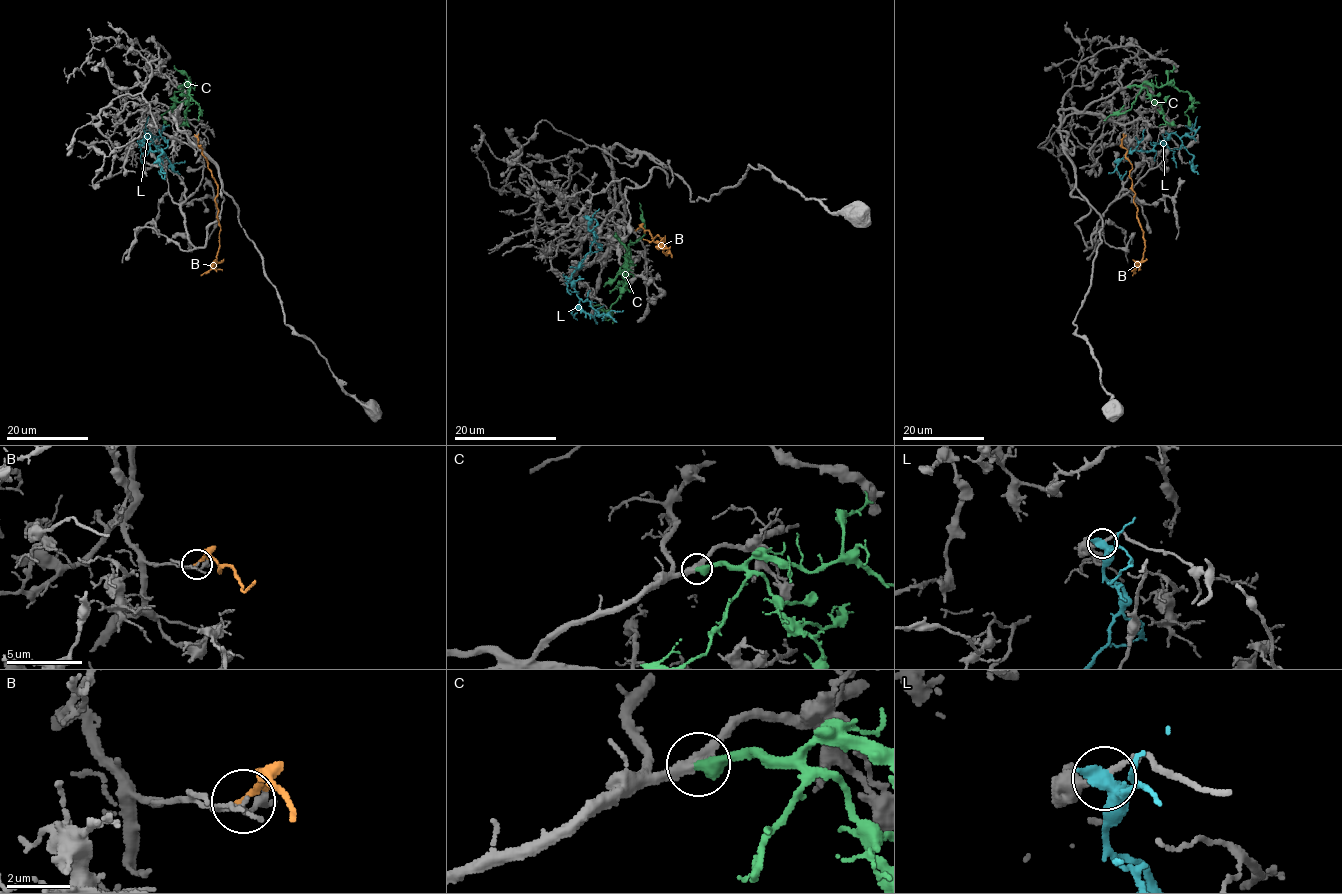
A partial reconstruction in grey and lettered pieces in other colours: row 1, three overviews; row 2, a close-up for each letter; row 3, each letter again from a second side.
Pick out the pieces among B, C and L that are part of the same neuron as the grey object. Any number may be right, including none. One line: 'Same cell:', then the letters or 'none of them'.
Same cell: C

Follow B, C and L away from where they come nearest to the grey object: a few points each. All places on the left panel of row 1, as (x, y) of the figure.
B: (196, 136), (217, 185), (215, 204), (220, 230), (215, 264), (201, 275)
C: (178, 86), (190, 84), (175, 92), (173, 105), (161, 115), (169, 126)
L: (157, 161), (162, 152), (152, 151), (143, 142), (147, 133), (179, 174)

